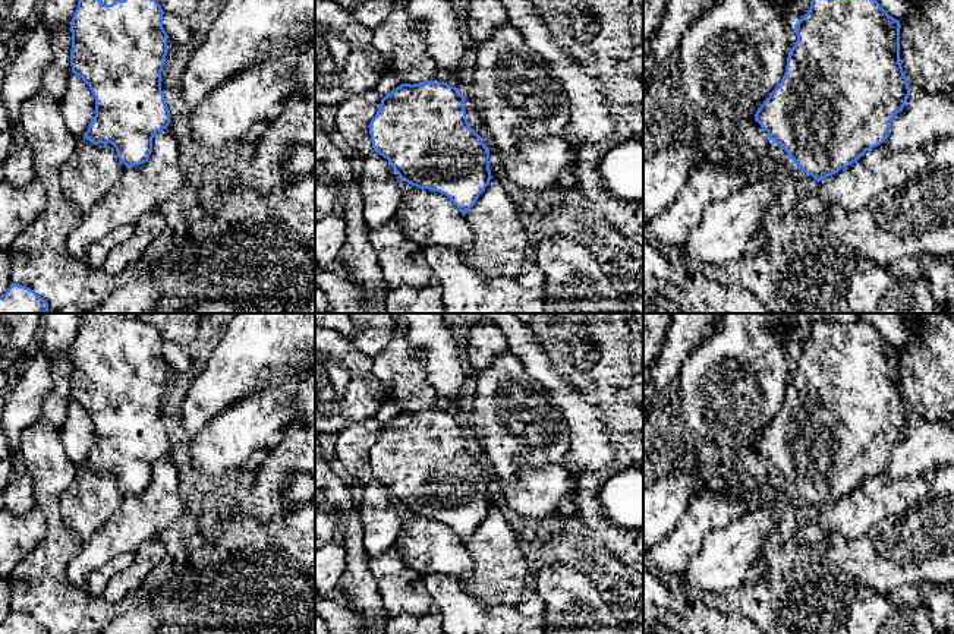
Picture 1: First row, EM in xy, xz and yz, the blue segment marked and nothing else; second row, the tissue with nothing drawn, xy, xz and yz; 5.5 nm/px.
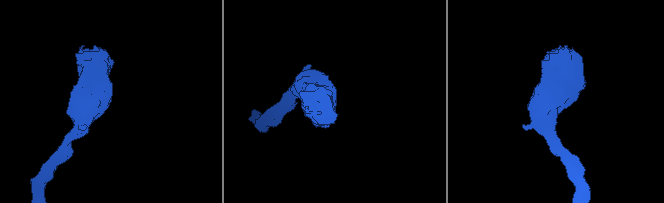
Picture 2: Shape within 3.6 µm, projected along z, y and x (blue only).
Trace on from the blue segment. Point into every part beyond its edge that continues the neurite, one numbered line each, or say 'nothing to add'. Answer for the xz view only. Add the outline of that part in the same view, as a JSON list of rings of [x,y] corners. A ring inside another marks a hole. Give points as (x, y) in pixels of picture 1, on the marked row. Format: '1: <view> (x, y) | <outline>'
nothing to add

